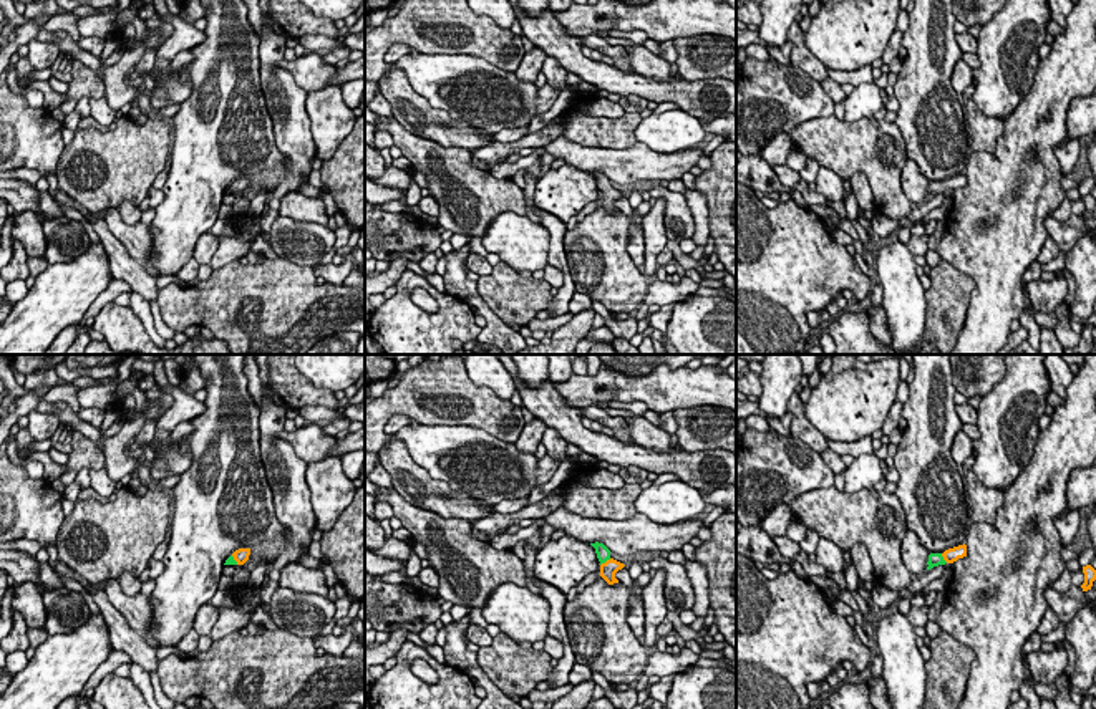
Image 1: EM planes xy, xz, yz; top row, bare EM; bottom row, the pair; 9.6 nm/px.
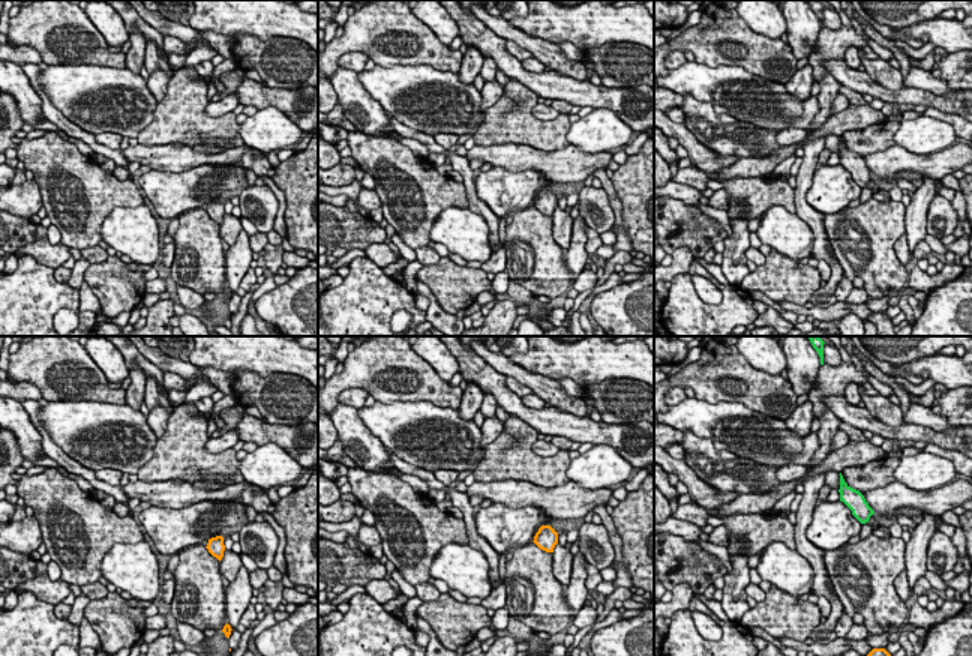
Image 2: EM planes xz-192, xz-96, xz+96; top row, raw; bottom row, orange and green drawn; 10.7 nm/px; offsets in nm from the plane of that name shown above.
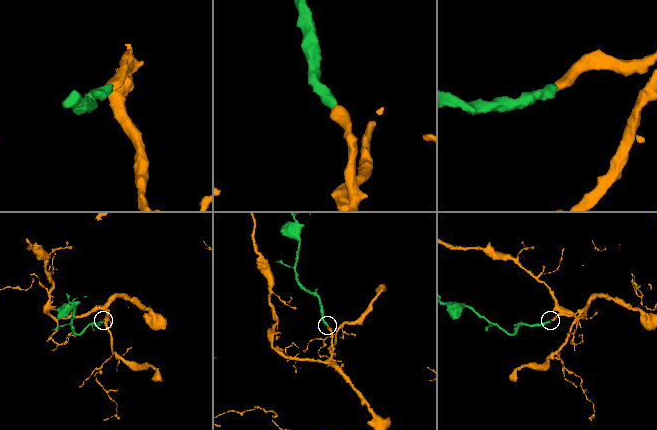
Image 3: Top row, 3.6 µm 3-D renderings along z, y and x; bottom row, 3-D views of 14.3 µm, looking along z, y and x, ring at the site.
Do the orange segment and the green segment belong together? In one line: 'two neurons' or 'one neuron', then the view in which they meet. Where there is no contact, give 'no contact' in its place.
one neuron | xz

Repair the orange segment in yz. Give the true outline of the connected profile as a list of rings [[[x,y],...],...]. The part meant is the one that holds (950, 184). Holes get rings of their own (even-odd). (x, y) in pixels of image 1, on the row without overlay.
[[[965,172],[948,177],[943,182],[930,182],[929,191],[927,191],[927,194],[929,194],[927,199],[938,195],[938,194],[945,194],[945,192],[953,192],[963,186],[967,186],[967,174]]]

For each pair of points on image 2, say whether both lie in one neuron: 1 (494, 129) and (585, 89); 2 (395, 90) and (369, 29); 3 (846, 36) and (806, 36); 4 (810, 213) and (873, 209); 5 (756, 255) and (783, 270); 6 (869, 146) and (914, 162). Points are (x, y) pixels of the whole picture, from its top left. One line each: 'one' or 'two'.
1: two
2: two
3: two
4: two
5: two
6: two

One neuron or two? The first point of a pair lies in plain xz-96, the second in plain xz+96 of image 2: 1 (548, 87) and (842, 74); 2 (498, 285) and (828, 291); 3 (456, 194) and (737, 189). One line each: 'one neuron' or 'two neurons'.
1: one neuron
2: one neuron
3: one neuron

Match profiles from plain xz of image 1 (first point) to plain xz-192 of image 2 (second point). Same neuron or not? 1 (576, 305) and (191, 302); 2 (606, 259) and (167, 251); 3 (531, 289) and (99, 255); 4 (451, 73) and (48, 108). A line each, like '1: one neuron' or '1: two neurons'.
1: one neuron
2: two neurons
3: two neurons
4: two neurons

